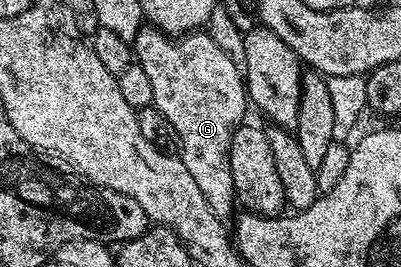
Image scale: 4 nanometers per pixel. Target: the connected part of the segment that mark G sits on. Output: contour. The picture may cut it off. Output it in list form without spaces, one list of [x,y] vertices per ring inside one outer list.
[[[151,26],[141,27],[134,56],[153,87],[152,104],[176,132],[178,155],[190,170],[190,178],[202,190],[213,214],[227,221],[233,215],[232,204],[237,203],[230,174],[230,142],[245,119],[244,107],[250,104],[241,69],[204,30],[173,38]]]

